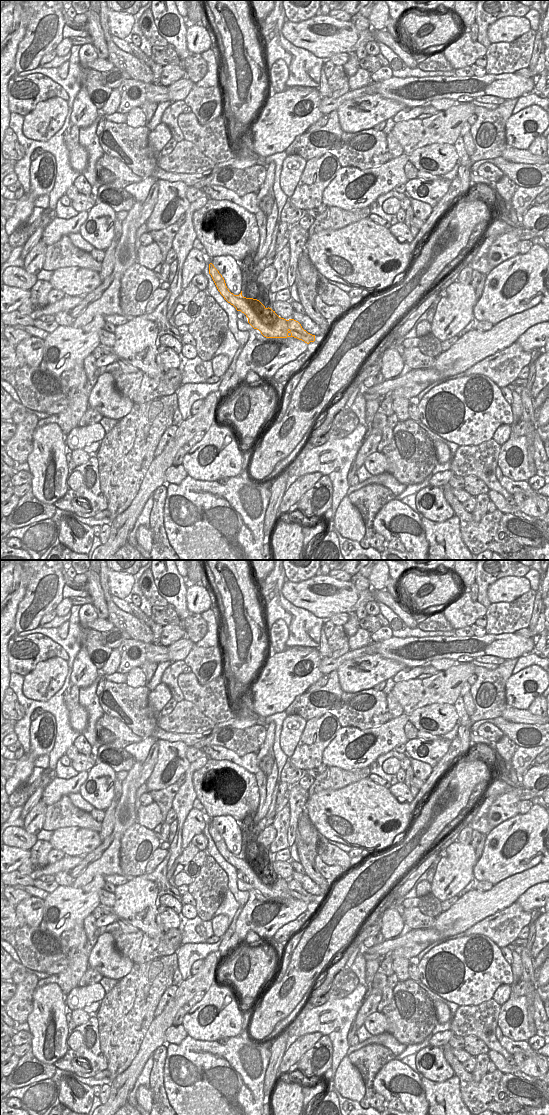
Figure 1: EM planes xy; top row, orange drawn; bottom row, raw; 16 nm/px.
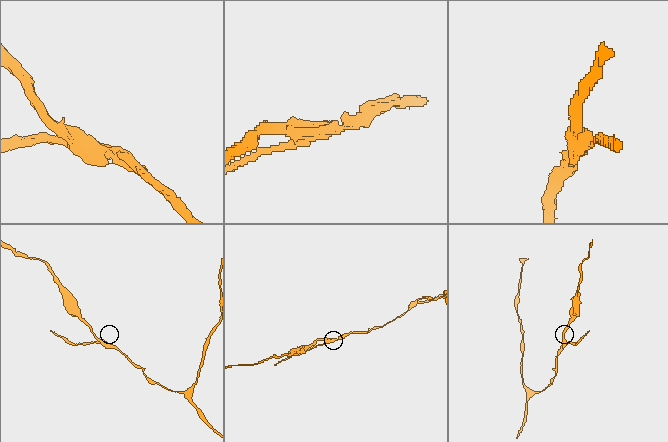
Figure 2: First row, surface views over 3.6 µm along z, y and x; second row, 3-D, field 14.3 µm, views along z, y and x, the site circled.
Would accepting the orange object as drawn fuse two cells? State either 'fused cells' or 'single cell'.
fused cells

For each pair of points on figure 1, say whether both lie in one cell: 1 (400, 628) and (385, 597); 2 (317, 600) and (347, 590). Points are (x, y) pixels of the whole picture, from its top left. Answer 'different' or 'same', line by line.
1: different
2: same

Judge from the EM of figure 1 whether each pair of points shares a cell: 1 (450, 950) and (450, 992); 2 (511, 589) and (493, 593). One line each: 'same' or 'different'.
1: same
2: same

